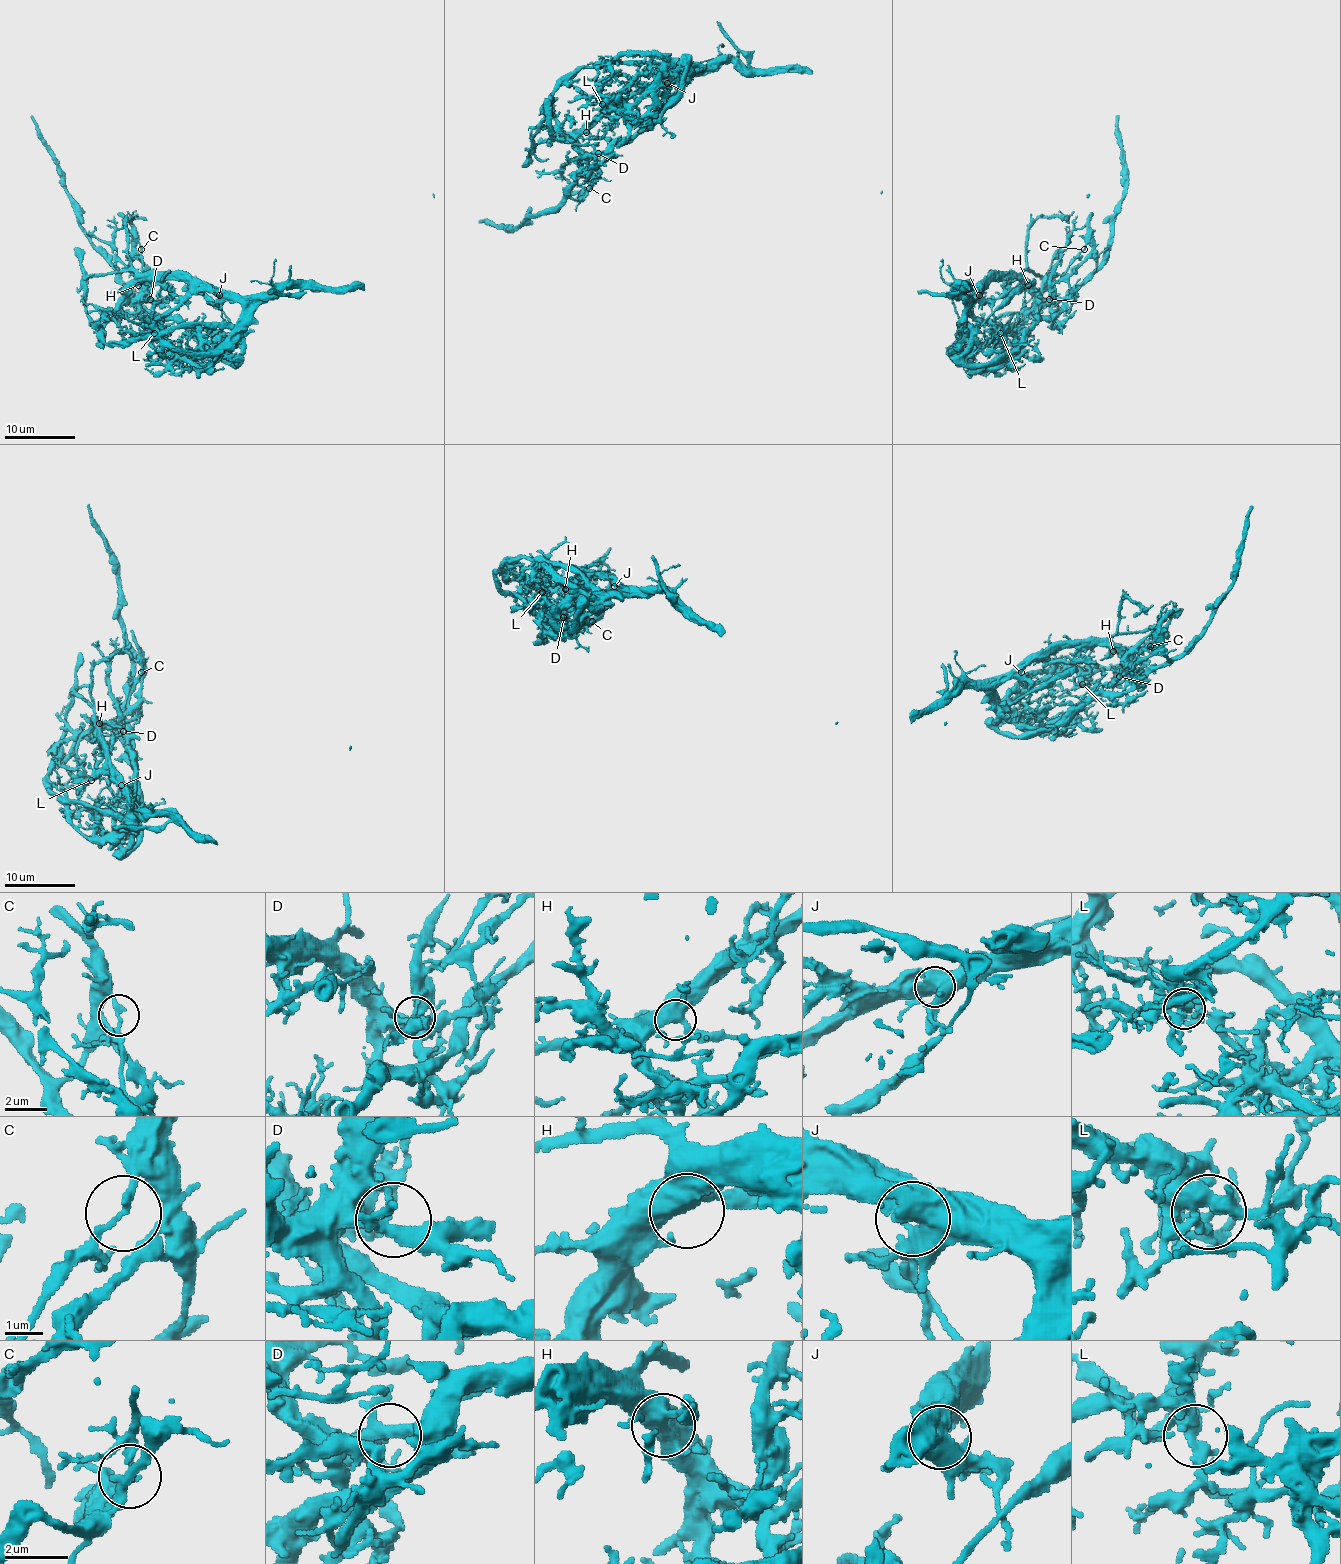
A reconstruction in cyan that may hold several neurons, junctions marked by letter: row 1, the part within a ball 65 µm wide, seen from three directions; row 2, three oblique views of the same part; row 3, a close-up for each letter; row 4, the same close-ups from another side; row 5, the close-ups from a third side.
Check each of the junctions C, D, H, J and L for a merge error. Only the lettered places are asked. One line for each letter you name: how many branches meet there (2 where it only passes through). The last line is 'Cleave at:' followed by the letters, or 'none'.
C: 2
Cleave at: C

